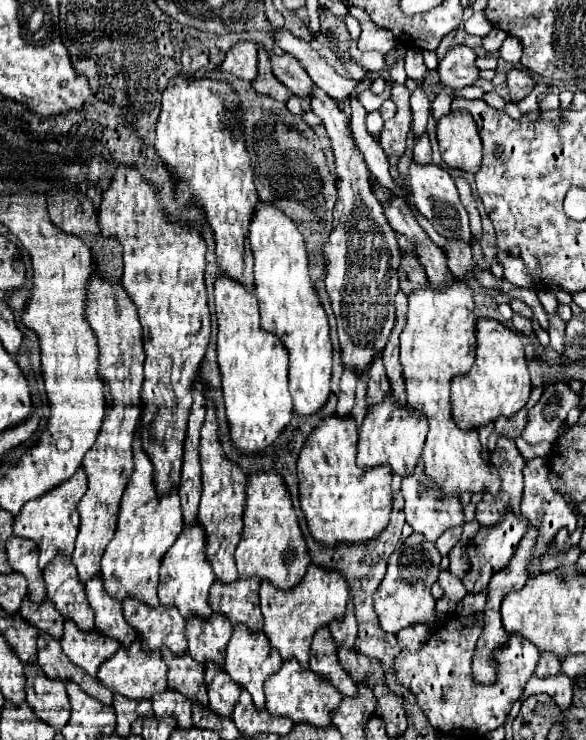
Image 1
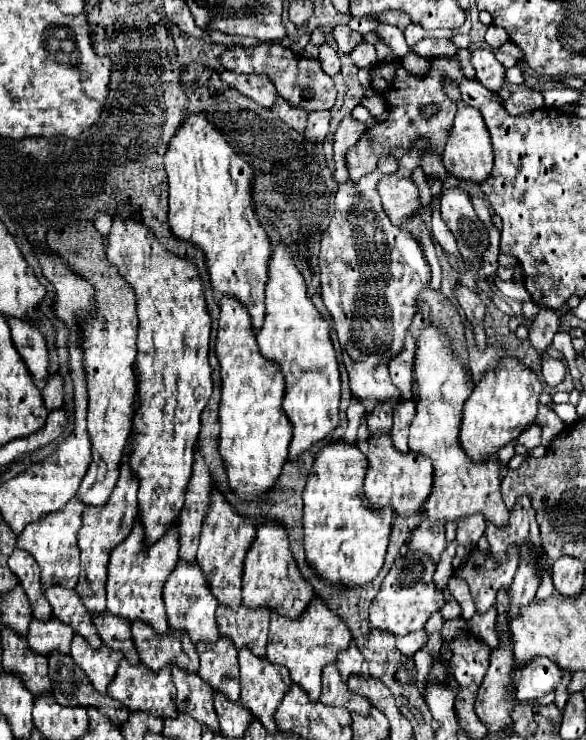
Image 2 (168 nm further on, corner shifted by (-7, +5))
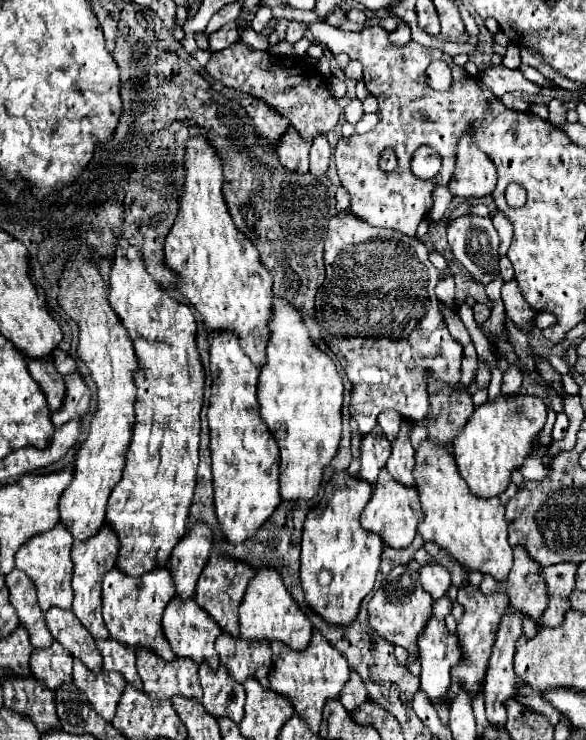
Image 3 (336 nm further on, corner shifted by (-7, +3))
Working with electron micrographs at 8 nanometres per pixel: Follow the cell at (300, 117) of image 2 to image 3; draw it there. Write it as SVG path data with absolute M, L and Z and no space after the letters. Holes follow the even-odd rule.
M293 127L285 131L285 137L281 137L281 145L277 145L279 161L289 171L305 173L309 171L309 141L301 141L297 133L293 133Z

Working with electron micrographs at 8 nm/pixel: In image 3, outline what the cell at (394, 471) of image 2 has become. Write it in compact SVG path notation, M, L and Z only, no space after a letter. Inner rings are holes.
M381 469L377 485L373 487L369 505L363 509L361 513L361 525L367 531L379 533L385 541L385 545L391 545L395 549L401 547L409 547L411 541L417 535L417 525L419 521L423 521L423 507L419 503L419 489L415 485L401 485L399 481L393 481L393 477L389 477L387 469Z

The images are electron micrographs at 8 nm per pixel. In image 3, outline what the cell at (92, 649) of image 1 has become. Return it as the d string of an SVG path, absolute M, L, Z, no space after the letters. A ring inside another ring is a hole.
M73 659L73 683L85 693L93 709L105 721L113 719L117 701L125 687L125 679L119 673L89 673L81 661Z

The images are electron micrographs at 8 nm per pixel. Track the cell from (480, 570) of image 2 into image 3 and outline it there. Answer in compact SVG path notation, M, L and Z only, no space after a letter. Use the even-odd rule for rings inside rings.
M467 585L467 587L461 587L459 589L459 595L457 595L457 601L465 607L465 613L461 617L461 621L457 623L457 631L459 631L459 643L461 643L461 651L463 651L463 657L461 661L453 667L451 671L451 689L449 689L449 701L453 701L459 685L469 685L469 693L477 693L479 689L479 683L483 681L483 673L487 669L487 659L491 655L491 647L493 647L493 641L495 641L495 633L497 633L497 623L499 623L499 617L505 609L505 603L509 601L505 597L505 591L497 591L497 593L491 593L491 595L483 595L479 587L473 587L473 585Z

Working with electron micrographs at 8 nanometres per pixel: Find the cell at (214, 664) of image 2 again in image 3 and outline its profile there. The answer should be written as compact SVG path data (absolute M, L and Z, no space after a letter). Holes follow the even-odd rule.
M225 665L217 669L199 667L199 681L203 687L203 705L211 715L241 723L245 689L225 673Z

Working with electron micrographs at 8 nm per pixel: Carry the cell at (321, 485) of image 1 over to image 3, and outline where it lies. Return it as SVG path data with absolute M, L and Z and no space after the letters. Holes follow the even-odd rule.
M347 471L331 475L325 485L325 497L319 507L307 513L301 539L301 585L305 601L325 621L333 625L349 625L359 613L359 605L375 585L375 575L381 563L383 541L377 533L361 529L359 515L371 497L371 485L361 477L353 477ZM323 569L331 569L331 583L319 585Z

